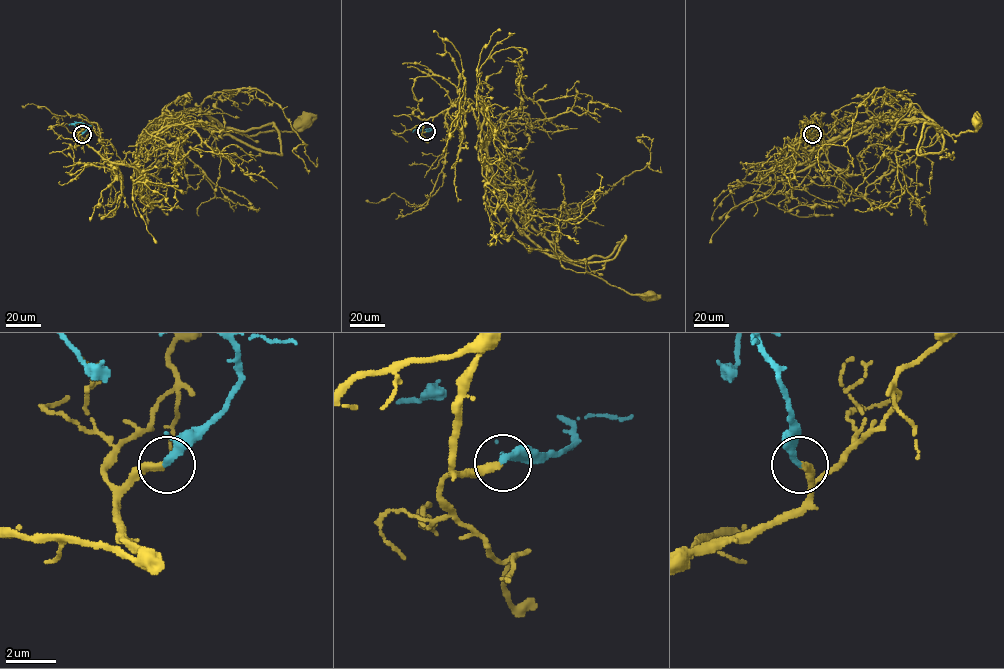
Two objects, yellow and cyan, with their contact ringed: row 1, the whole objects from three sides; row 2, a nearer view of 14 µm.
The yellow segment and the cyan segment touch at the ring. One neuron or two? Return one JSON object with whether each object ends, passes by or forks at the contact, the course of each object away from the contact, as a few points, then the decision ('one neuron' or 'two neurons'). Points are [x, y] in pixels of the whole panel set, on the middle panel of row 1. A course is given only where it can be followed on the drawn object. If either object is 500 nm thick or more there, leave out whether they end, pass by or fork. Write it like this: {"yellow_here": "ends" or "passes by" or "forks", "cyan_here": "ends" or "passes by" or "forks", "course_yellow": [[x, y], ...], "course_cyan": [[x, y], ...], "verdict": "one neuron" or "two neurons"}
{"yellow_here": "ends", "cyan_here": "ends", "course_yellow": [[426, 131], [430, 118], [468, 104], [483, 133], [499, 195], [569, 262], [630, 294], [650, 294]], "course_cyan": [[426, 131], [412, 132]], "verdict": "one neuron"}

